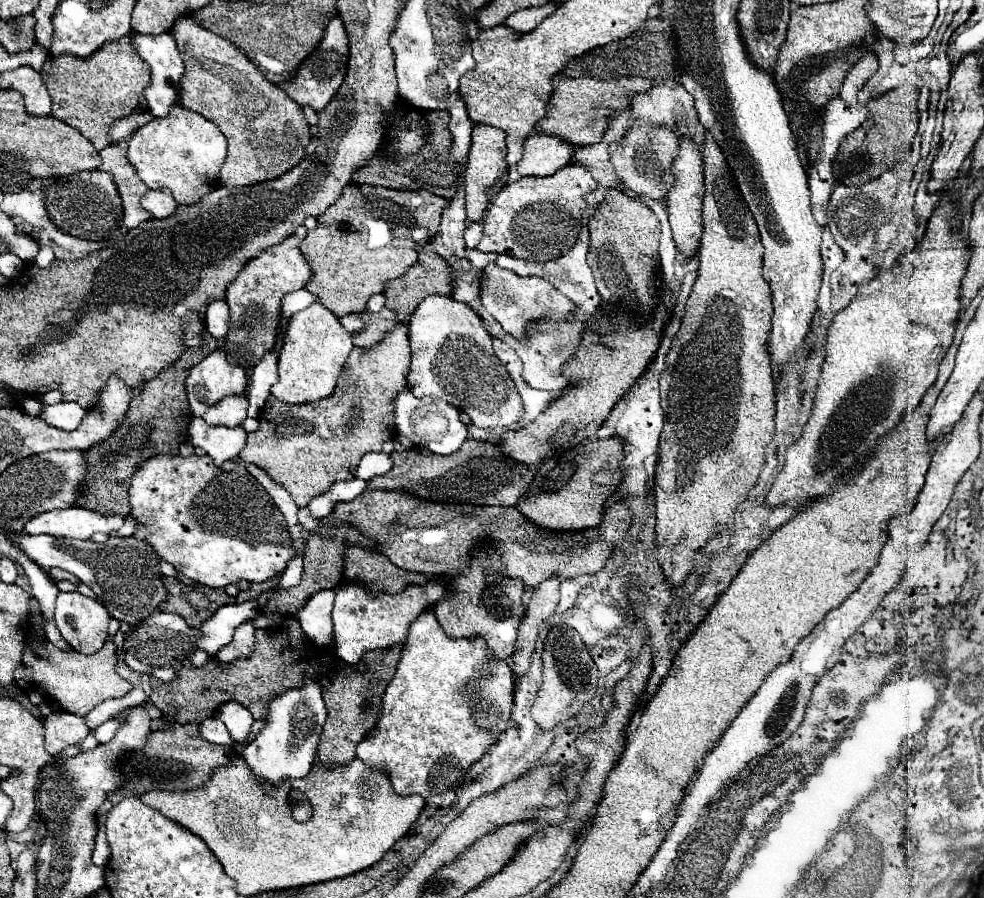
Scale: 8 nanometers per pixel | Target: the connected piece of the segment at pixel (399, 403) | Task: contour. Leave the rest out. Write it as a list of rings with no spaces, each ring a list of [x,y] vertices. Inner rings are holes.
[[[403,390],[395,398],[395,426],[397,434],[411,440],[411,444],[427,448],[435,454],[451,454],[455,452],[463,440],[467,438],[467,428],[461,422],[459,412],[441,400],[435,398],[415,398],[409,390]]]

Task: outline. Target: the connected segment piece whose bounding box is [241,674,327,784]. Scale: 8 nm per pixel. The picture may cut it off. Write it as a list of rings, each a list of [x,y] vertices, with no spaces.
[[[307,674],[303,676],[303,684],[299,688],[289,688],[287,692],[275,696],[267,706],[263,730],[257,734],[253,742],[245,744],[241,750],[253,774],[261,776],[271,784],[281,784],[289,778],[307,776],[315,760],[317,742],[321,736],[321,728],[325,724],[325,716],[327,710],[321,698],[321,684]]]

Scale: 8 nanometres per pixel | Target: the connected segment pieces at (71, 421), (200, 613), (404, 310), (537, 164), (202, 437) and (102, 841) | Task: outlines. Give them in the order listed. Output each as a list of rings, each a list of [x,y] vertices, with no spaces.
[[[59,402],[59,404],[53,404],[53,406],[43,406],[41,418],[47,424],[55,426],[55,428],[73,430],[75,426],[81,424],[81,420],[83,420],[85,414],[87,414],[87,410],[81,408],[75,402]]]
[[[163,578],[167,588],[167,600],[159,604],[159,610],[179,614],[187,618],[187,624],[199,626],[209,620],[217,608],[231,604],[231,598],[223,588],[207,588],[203,584],[185,586],[177,578]]]
[[[419,246],[417,248],[417,262],[399,278],[387,280],[383,296],[387,296],[387,308],[397,314],[397,320],[407,320],[411,318],[413,310],[417,304],[431,294],[441,294],[441,296],[451,296],[451,272],[447,262],[433,250],[433,246]]]
[[[533,134],[525,140],[525,152],[517,164],[521,176],[551,176],[567,166],[573,156],[573,146],[557,136]]]
[[[193,417],[188,426],[188,441],[203,448],[213,458],[215,466],[221,466],[239,456],[247,444],[247,432],[241,426],[207,426],[203,418]]]
[[[101,824],[101,826],[99,826],[99,832],[97,832],[95,850],[93,850],[93,864],[95,864],[95,866],[105,866],[107,860],[109,860],[109,856],[111,856],[111,850],[109,850],[109,844],[107,844],[105,826]]]

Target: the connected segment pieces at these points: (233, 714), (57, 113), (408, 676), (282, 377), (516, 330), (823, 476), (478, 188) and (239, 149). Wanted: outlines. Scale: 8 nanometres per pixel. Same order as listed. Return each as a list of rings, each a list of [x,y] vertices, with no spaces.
[[[235,702],[221,704],[217,708],[217,718],[227,726],[227,730],[235,742],[245,742],[249,728],[253,724],[253,716],[245,706],[235,704]]]
[[[129,36],[107,42],[89,58],[49,56],[41,68],[41,78],[53,98],[53,116],[77,128],[97,150],[109,146],[107,128],[117,118],[125,118],[135,110],[147,110],[143,90],[149,84],[149,68],[133,50]]]
[[[433,610],[423,612],[409,628],[409,638],[401,650],[395,676],[385,690],[375,736],[359,742],[357,756],[365,764],[385,768],[397,794],[419,794],[431,806],[451,806],[455,800],[455,788],[463,782],[467,768],[481,760],[487,748],[497,740],[497,734],[505,730],[513,708],[513,692],[515,678],[509,664],[499,660],[487,648],[483,638],[451,638],[443,632]]]
[[[315,302],[309,308],[293,314],[289,318],[279,354],[279,382],[271,386],[271,394],[287,404],[303,404],[327,398],[335,388],[337,376],[343,370],[351,348],[351,336],[343,332],[339,318],[321,302]]]
[[[489,264],[483,270],[483,276],[479,280],[481,290],[481,304],[485,310],[503,326],[505,332],[509,332],[515,338],[523,338],[525,326],[531,320],[547,318],[547,320],[565,320],[569,310],[575,310],[575,304],[563,296],[557,288],[553,288],[547,280],[541,280],[539,276],[519,276],[511,270],[499,268],[497,264]]]
[[[943,196],[941,198],[941,206],[933,212],[931,220],[929,220],[929,226],[927,226],[927,232],[921,240],[921,244],[917,244],[915,248],[911,248],[893,268],[889,268],[887,272],[875,276],[871,282],[859,286],[859,292],[857,296],[853,298],[853,302],[837,312],[837,316],[829,322],[827,326],[827,342],[825,342],[825,362],[821,366],[821,378],[817,382],[817,392],[813,394],[813,408],[811,408],[811,416],[801,432],[801,436],[787,448],[787,460],[785,460],[785,466],[783,470],[779,472],[779,476],[775,478],[775,484],[771,486],[767,498],[765,498],[765,506],[793,506],[793,508],[803,508],[805,504],[809,504],[813,498],[825,498],[833,492],[833,484],[837,482],[847,482],[849,476],[855,476],[857,472],[863,470],[865,462],[871,460],[873,456],[873,450],[877,448],[879,440],[891,432],[899,420],[911,412],[913,408],[919,406],[923,394],[933,386],[935,378],[937,378],[937,364],[941,362],[941,358],[945,356],[947,348],[951,346],[953,342],[953,334],[955,334],[955,324],[957,324],[957,316],[959,316],[959,288],[961,288],[961,278],[965,274],[965,268],[967,268],[967,238],[961,236],[961,234],[953,234],[951,232],[951,226],[949,226],[949,220],[951,216],[955,214],[955,206],[953,206],[953,200],[949,196]]]
[[[475,124],[473,126],[473,142],[471,142],[471,150],[469,150],[469,164],[467,164],[467,170],[465,170],[465,210],[467,210],[467,218],[471,222],[483,220],[487,206],[489,206],[485,188],[491,186],[501,176],[501,172],[507,168],[505,166],[505,156],[507,156],[505,140],[507,140],[507,134],[499,128],[491,128],[487,124]]]
[[[193,18],[175,20],[169,34],[181,52],[185,72],[181,80],[181,106],[199,112],[219,126],[229,140],[227,160],[219,180],[225,186],[247,186],[273,180],[293,168],[305,154],[309,126],[303,110],[243,56],[229,40],[201,28]]]

